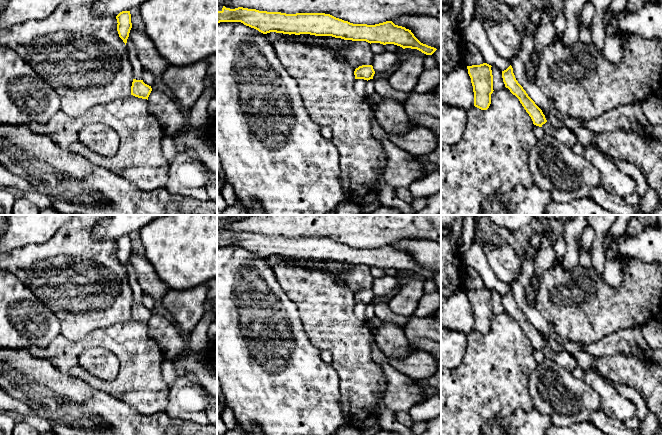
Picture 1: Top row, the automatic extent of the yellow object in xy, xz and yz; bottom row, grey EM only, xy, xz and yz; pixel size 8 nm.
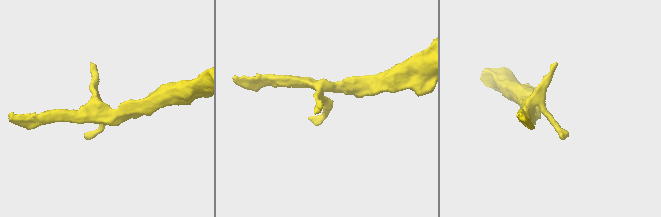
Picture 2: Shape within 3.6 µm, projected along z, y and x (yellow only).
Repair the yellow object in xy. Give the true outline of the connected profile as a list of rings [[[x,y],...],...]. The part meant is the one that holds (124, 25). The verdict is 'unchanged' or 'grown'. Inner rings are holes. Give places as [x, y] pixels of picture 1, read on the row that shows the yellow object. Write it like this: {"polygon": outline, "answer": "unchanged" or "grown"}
{"polygon": [[[122,11],[117,16],[117,31],[119,37],[123,40],[123,42],[127,43],[127,39],[129,37],[130,30],[132,28],[131,23],[131,14],[130,11]]], "answer": "unchanged"}

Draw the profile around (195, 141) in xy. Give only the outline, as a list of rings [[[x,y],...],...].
[[[191,129],[186,133],[178,131],[173,140],[193,152],[209,172],[217,174],[217,147],[201,131]]]

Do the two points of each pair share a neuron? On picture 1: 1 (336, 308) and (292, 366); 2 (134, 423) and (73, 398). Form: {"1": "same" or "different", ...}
{"1": "different", "2": "same"}

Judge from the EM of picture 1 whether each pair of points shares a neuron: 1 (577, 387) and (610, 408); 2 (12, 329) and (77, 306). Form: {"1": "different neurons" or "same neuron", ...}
{"1": "different neurons", "2": "different neurons"}

